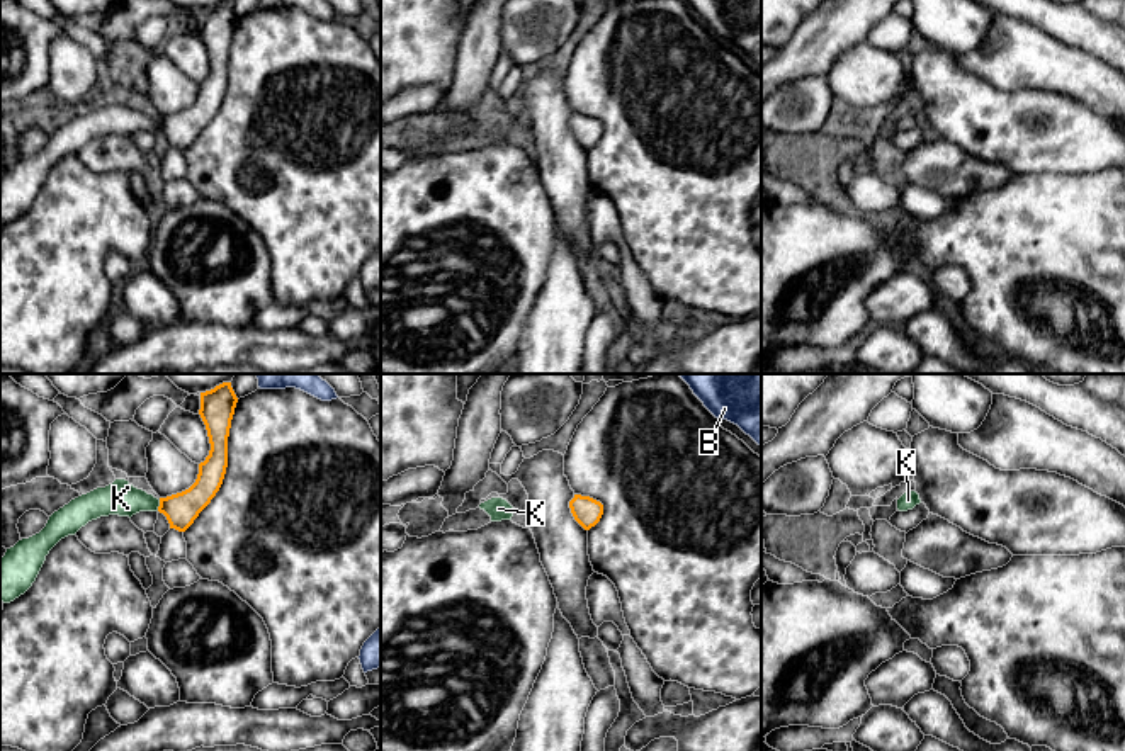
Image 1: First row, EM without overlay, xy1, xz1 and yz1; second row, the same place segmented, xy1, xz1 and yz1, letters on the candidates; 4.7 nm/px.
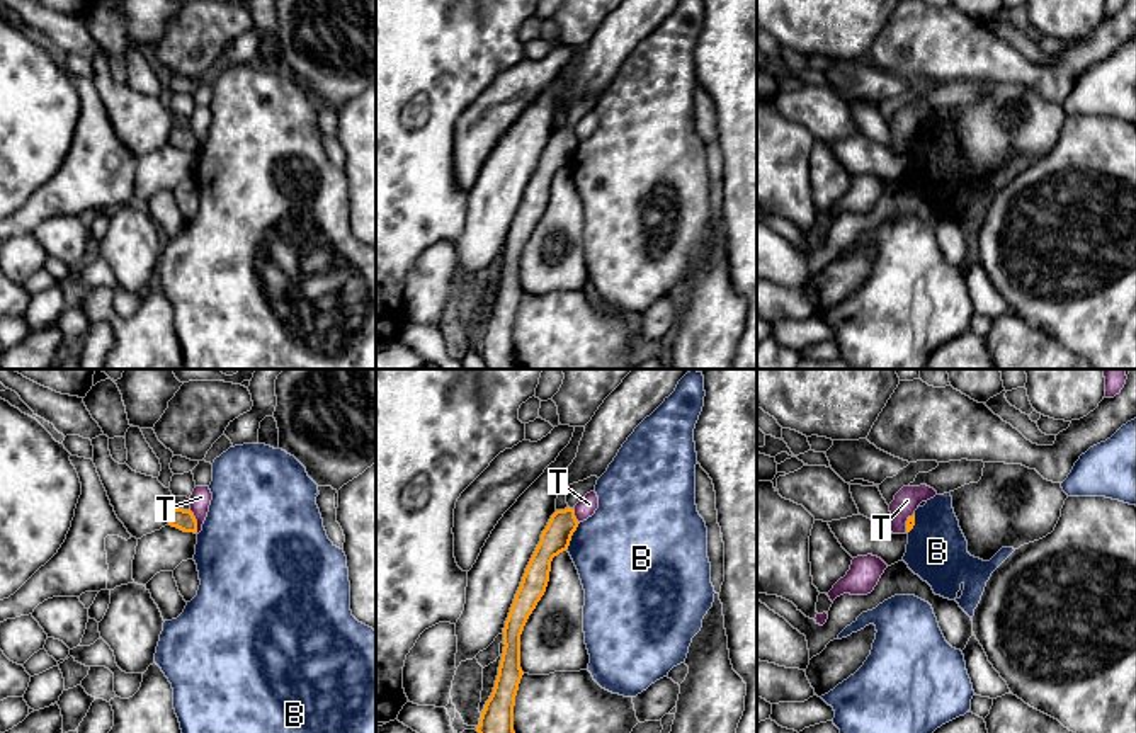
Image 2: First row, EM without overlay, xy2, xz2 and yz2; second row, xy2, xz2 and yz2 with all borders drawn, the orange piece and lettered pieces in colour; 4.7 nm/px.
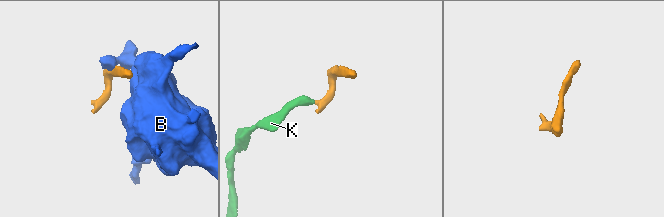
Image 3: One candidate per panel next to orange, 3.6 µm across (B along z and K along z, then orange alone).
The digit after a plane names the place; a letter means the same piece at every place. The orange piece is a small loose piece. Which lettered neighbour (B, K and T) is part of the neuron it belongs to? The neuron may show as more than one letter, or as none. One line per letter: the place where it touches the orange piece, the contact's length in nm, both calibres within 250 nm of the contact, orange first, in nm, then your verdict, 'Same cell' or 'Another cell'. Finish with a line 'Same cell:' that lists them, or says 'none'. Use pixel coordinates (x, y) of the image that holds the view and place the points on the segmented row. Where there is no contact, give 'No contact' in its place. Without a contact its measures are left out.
B: Touches orange at xz2 (572, 534). Shared border 140 nm. Thickness 140 nm (orange) against 440 nm. Another cell
K: Touches orange at xy1 (160, 505). Shared border 60 nm. Thickness 160 nm (orange) against 160 nm. Same cell
T: Touches orange at xy2 (196, 521). Shared border 120 nm. Thickness 100 nm (orange) against 100 nm. Another cell
Same cell: K

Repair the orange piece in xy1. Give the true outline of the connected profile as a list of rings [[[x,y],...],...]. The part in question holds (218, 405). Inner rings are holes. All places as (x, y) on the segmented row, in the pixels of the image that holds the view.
[[[231,382],[201,392],[199,415],[206,425],[211,450],[206,460],[199,464],[197,479],[189,489],[158,500],[126,479],[116,479],[105,488],[97,488],[71,500],[49,517],[39,534],[7,549],[0,559],[0,601],[10,603],[24,595],[36,581],[49,551],[61,539],[75,535],[88,522],[100,517],[131,518],[139,511],[160,511],[167,517],[170,528],[185,532],[223,484],[228,467],[228,437],[236,403],[238,398]]]

